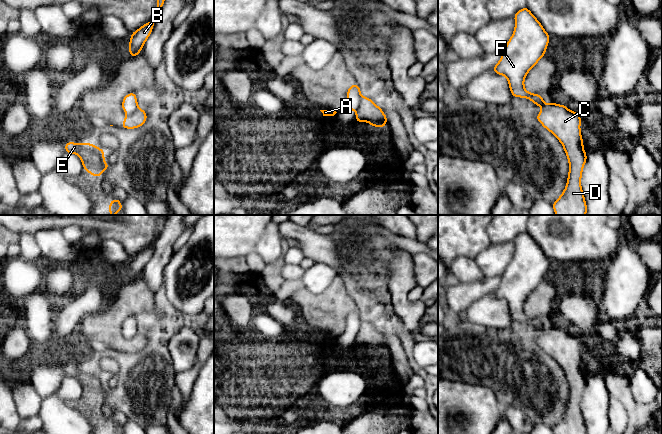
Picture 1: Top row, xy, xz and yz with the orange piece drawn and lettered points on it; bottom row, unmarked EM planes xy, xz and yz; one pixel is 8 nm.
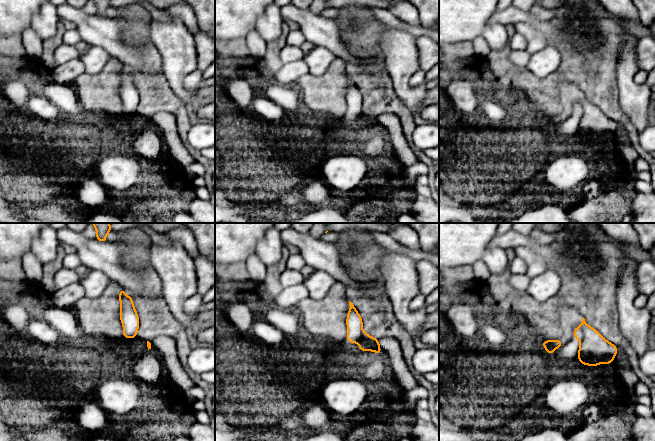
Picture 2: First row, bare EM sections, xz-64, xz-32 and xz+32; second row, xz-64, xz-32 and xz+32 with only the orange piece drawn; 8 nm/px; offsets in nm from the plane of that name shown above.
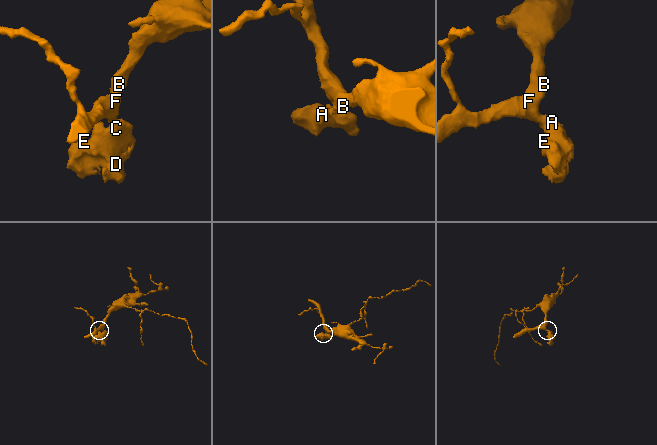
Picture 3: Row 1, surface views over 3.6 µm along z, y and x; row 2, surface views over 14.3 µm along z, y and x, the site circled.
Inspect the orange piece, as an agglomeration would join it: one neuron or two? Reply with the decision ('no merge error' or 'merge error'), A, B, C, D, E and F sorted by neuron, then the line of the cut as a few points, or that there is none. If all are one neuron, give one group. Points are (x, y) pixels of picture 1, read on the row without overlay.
merge error; groups A C D E / B F; cut xz (361, 319), (359, 330), (356, 333)

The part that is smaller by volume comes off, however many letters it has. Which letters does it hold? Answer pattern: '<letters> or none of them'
A, C, D, E

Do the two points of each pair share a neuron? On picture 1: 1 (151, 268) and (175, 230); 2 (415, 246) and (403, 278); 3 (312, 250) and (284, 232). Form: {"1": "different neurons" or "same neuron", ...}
{"1": "same neuron", "2": "different neurons", "3": "same neuron"}

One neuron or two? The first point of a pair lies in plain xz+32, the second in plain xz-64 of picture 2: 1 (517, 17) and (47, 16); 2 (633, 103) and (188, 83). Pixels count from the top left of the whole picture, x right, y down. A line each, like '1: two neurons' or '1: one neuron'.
1: two neurons
2: two neurons

